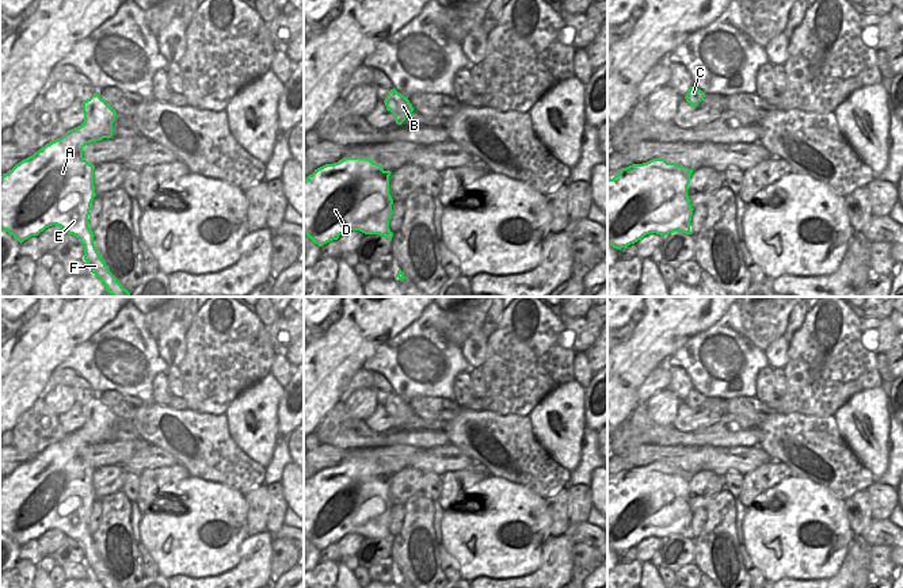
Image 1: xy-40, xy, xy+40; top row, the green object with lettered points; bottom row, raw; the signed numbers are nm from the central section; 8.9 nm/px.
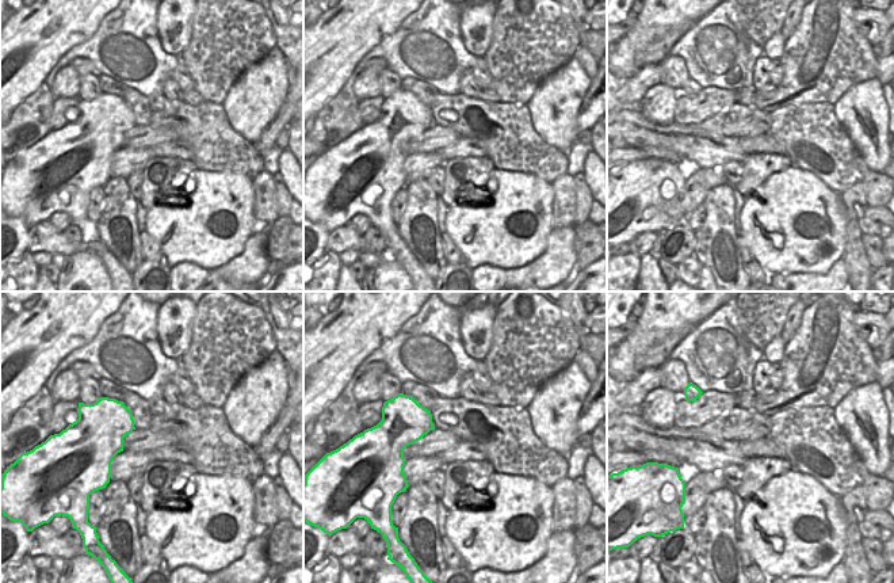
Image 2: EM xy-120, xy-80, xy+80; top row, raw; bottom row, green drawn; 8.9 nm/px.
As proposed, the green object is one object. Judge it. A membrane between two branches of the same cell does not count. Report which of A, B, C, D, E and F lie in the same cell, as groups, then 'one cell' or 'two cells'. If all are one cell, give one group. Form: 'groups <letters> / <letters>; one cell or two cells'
groups A B C D E F; one cell

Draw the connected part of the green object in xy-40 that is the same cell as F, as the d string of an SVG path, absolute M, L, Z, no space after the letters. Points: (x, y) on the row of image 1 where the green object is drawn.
M95 92L81 103L84 122L42 146L0 177L0 229L8 232L20 244L38 236L46 228L57 225L65 233L76 236L84 245L84 260L91 272L100 279L113 297L130 297L99 255L94 244L94 232L88 228L88 215L95 194L94 169L83 157L83 148L95 141L113 137L117 112Z

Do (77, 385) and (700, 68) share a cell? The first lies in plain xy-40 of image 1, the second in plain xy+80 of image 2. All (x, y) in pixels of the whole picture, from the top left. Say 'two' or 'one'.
two

